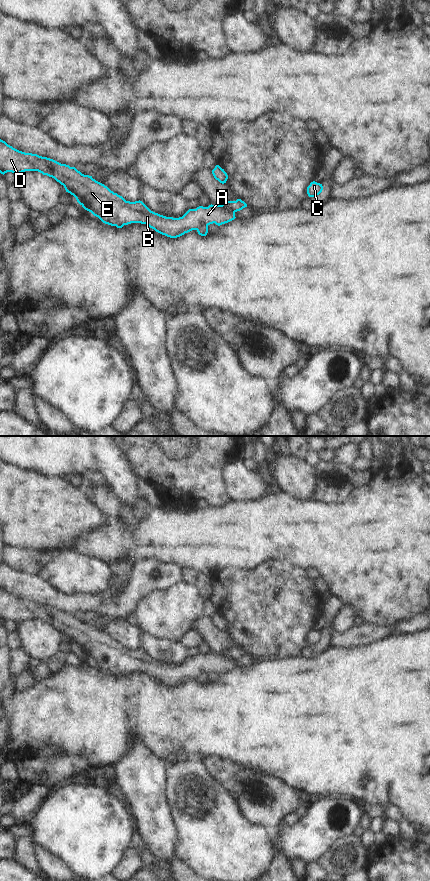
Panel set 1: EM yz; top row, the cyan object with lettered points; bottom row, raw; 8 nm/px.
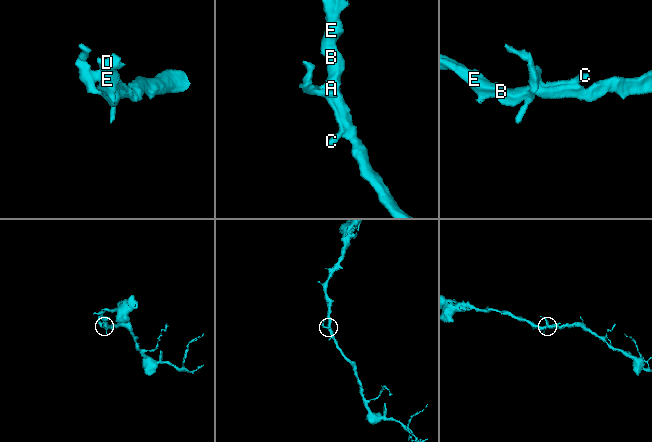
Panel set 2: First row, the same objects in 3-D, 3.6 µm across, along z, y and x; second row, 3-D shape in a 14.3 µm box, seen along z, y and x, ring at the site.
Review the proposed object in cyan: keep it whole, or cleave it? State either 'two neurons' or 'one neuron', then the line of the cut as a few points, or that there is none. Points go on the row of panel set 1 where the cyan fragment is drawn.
two neurons; cut yz (207, 224), (201, 223), (197, 230)

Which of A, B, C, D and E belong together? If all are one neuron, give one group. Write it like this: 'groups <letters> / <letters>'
groups A B D E / C

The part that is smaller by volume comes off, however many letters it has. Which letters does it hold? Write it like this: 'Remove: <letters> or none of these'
Remove: C

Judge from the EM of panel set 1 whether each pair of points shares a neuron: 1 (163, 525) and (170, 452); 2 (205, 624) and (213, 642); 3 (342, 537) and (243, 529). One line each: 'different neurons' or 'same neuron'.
1: different neurons
2: same neuron
3: same neuron

